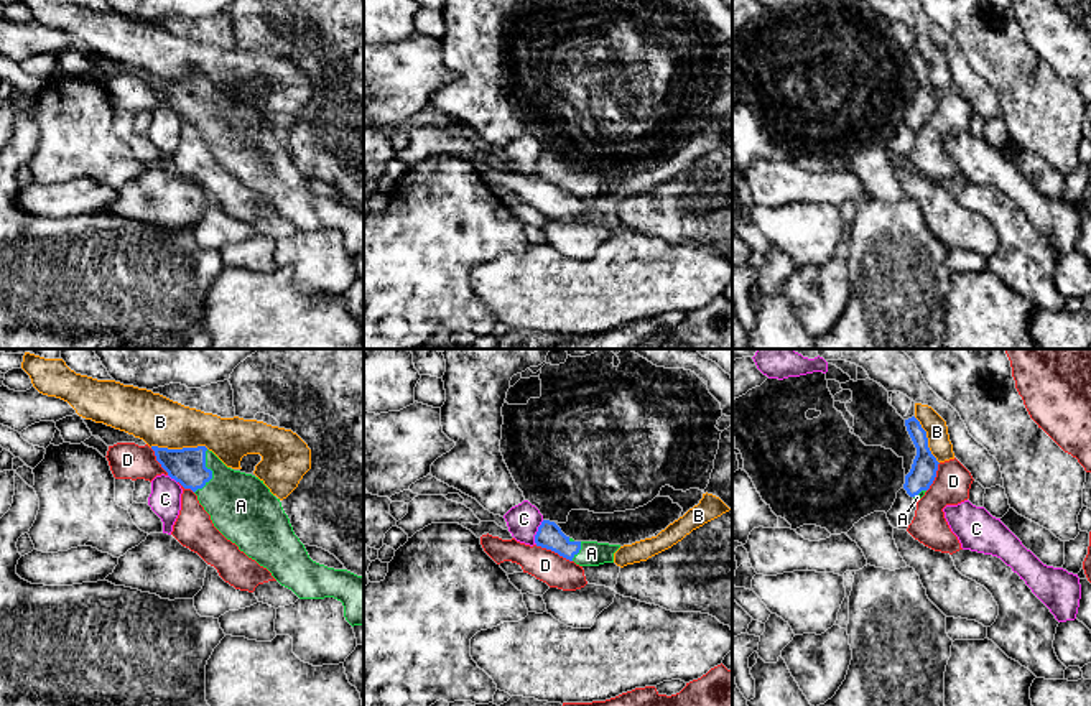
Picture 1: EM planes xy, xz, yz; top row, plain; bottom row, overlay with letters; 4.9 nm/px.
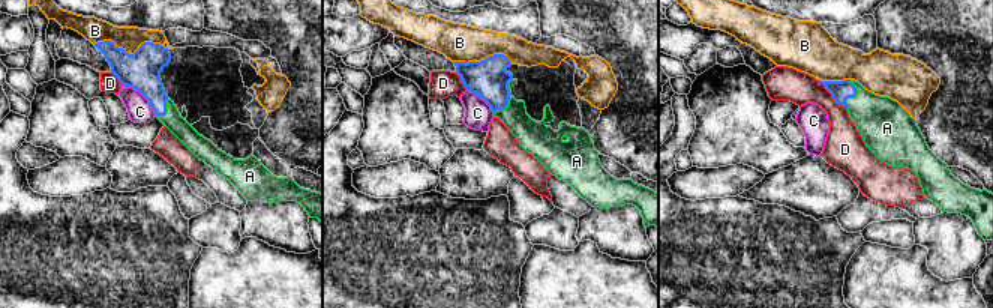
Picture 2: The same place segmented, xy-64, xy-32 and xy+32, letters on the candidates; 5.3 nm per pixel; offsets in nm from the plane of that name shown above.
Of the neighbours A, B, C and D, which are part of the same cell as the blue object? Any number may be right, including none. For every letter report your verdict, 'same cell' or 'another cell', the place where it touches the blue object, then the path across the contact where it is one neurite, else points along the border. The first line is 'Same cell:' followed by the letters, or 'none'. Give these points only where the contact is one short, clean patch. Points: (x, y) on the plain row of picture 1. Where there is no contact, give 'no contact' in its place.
Same cell: A
A: same cell | xy (211, 104) | across xy (186, 97), (211, 104), (241, 137)
B: another cell | xy (180, 81)
C: another cell | xz (537, 163)
D: another cell | xz (553, 181)

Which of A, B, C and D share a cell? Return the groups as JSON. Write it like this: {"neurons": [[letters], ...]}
{"neurons": [["A"], ["B"], ["C"], ["D"]]}

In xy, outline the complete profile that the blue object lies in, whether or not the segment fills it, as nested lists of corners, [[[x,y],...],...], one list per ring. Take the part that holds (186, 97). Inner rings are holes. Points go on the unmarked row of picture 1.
[[[151,77],[151,81],[168,107],[197,127],[214,158],[248,189],[267,199],[281,217],[291,221],[299,230],[334,229],[342,234],[344,248],[352,258],[364,257],[364,209],[313,193],[295,166],[280,130],[263,112],[227,99],[206,77],[183,81]]]

